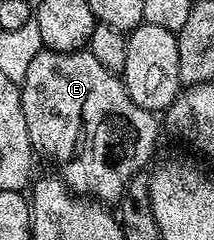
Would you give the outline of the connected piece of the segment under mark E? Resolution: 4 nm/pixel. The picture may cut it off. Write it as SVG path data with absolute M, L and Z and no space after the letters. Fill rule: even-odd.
M42 50L35 54L31 61L31 66L27 70L27 78L20 84L21 101L23 102L23 118L27 118L27 134L33 143L34 153L46 156L54 164L56 175L65 181L65 185L72 188L74 192L86 197L92 198L98 202L109 202L105 200L120 201L125 194L125 188L131 183L134 176L142 171L141 168L153 156L153 151L157 148L157 128L159 132L159 120L154 113L143 110L143 106L135 106L127 94L125 85L120 75L107 71L102 64L93 57L88 50L79 52L51 52Z

